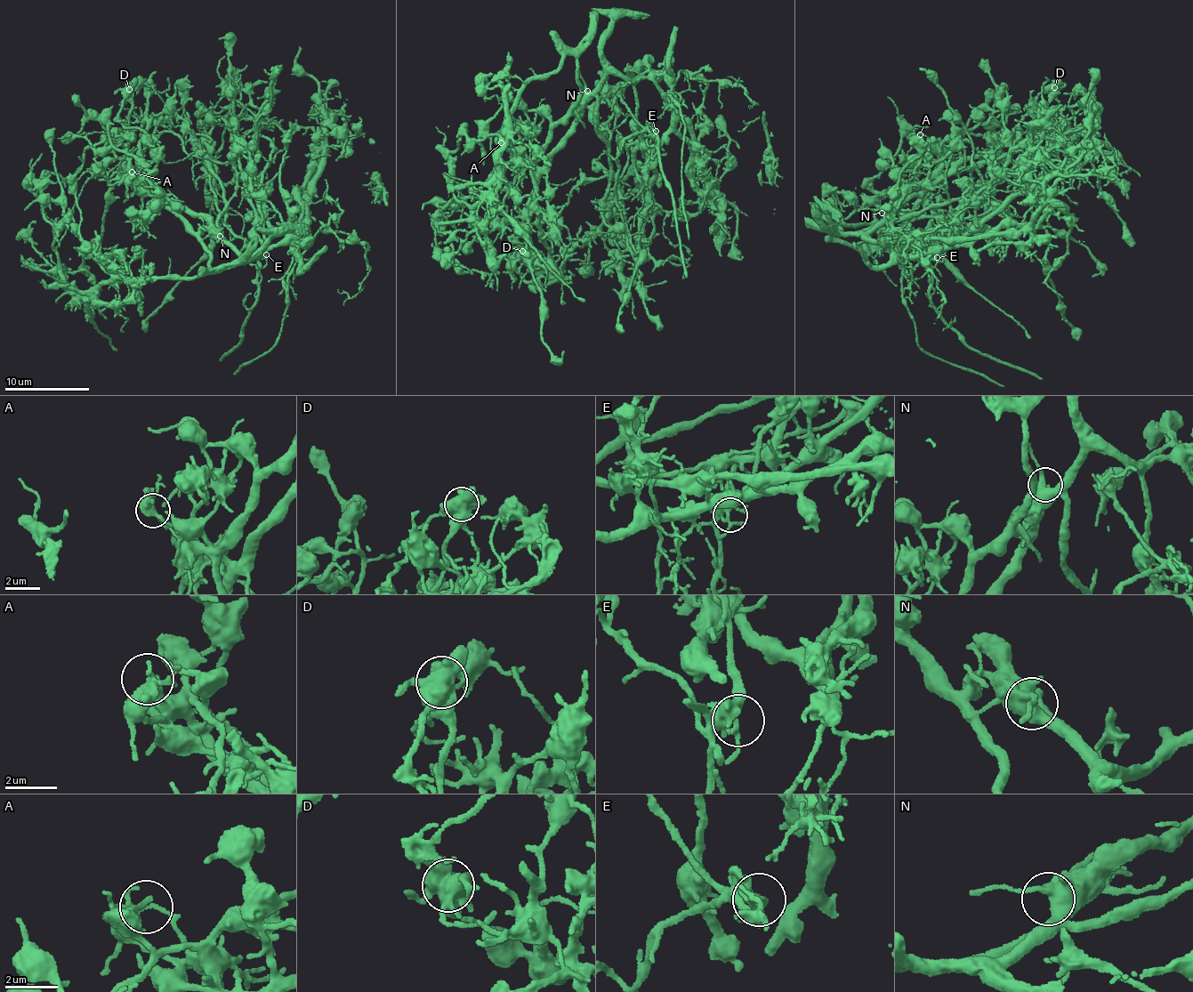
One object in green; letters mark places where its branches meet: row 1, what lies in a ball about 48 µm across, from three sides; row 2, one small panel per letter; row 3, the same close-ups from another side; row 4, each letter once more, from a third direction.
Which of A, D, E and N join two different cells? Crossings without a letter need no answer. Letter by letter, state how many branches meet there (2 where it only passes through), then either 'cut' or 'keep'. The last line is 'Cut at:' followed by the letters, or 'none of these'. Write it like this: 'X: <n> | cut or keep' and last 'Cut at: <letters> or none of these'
A: 4 | cut
D: 6 | cut
E: 7 | keep
N: 4 | keep
Cut at: A, D

